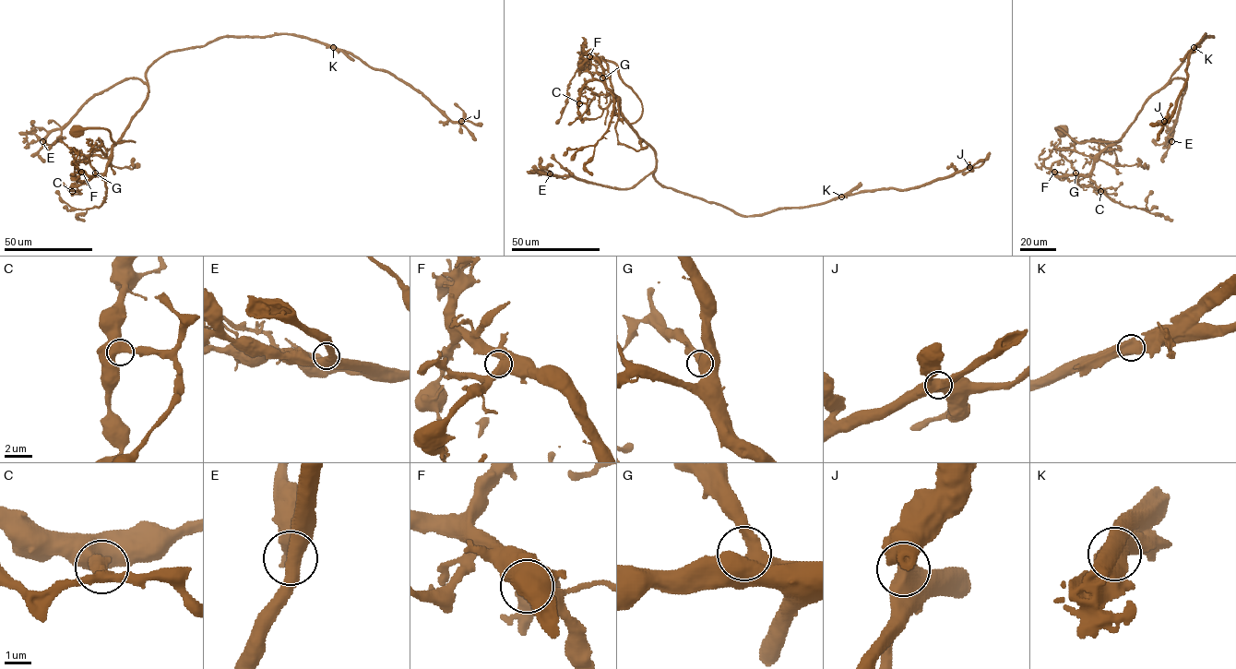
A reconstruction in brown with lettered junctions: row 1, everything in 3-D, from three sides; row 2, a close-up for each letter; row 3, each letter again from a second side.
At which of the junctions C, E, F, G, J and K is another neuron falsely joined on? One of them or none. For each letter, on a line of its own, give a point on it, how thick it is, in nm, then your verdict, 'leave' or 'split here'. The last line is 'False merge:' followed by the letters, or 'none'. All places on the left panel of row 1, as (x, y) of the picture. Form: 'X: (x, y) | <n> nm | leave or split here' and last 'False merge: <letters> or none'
C: (72, 191) | 650 nm | leave
E: (42, 141) | 550 nm | leave
F: (81, 172) | 550 nm | leave
G: (95, 173) | 600 nm | leave
J: (461, 121) | 650 nm | leave
K: (333, 47) | 850 nm | split here
False merge: K

